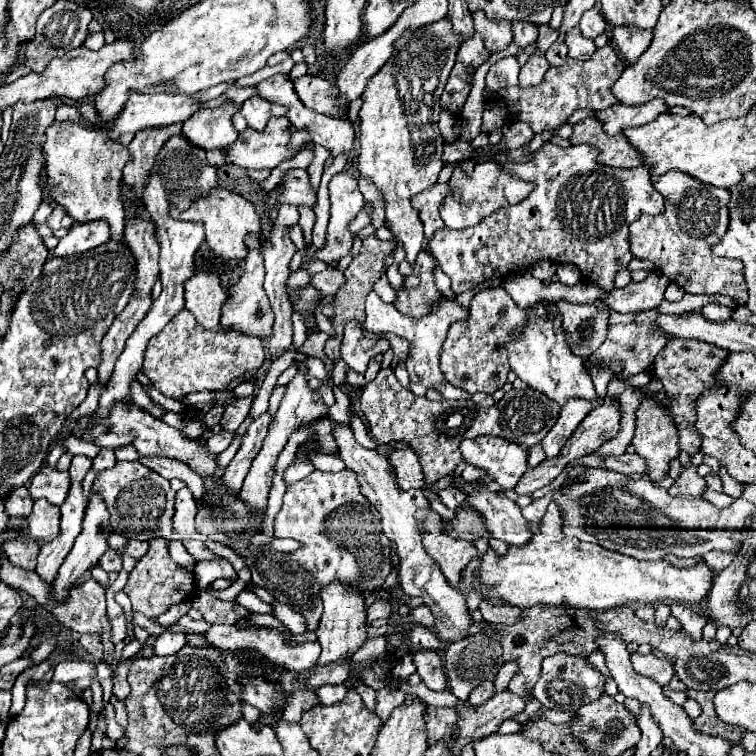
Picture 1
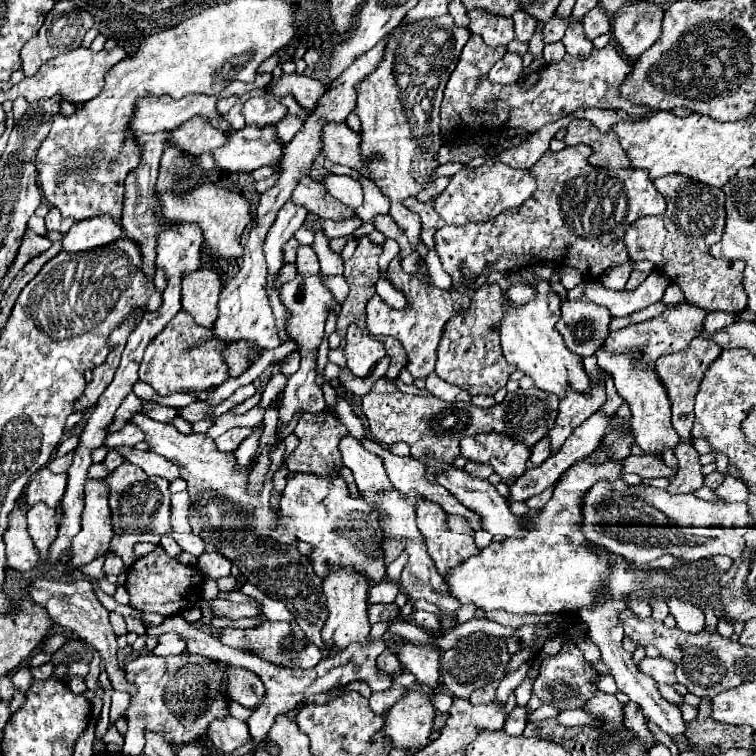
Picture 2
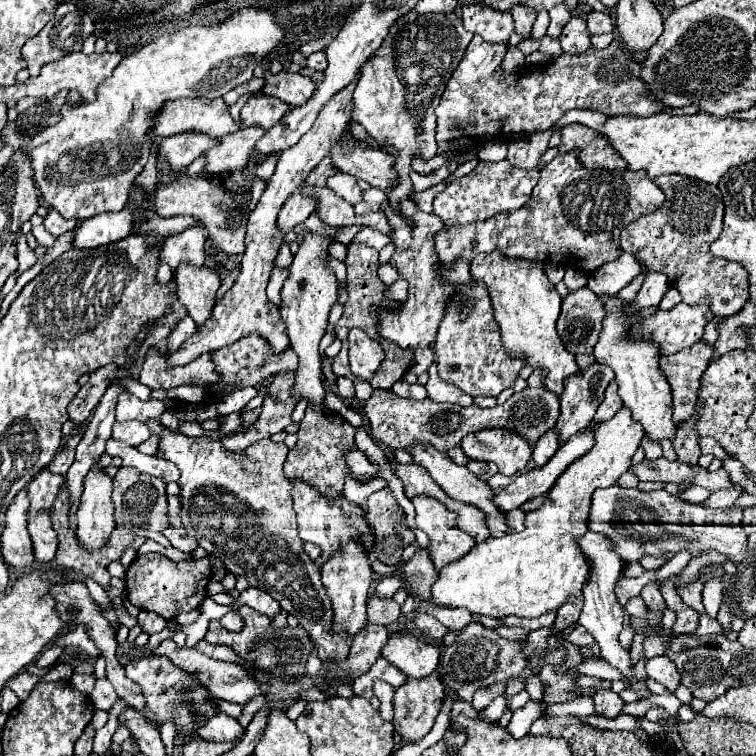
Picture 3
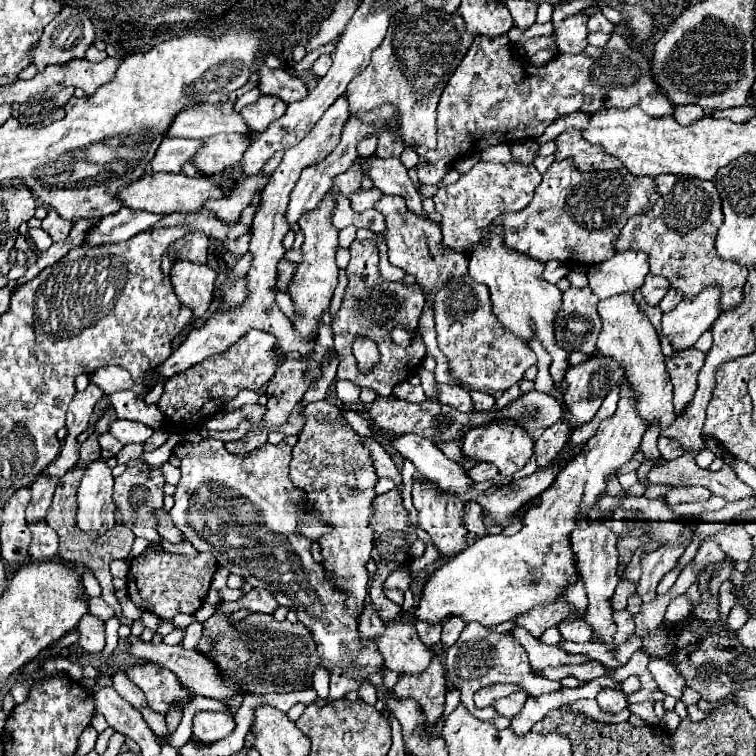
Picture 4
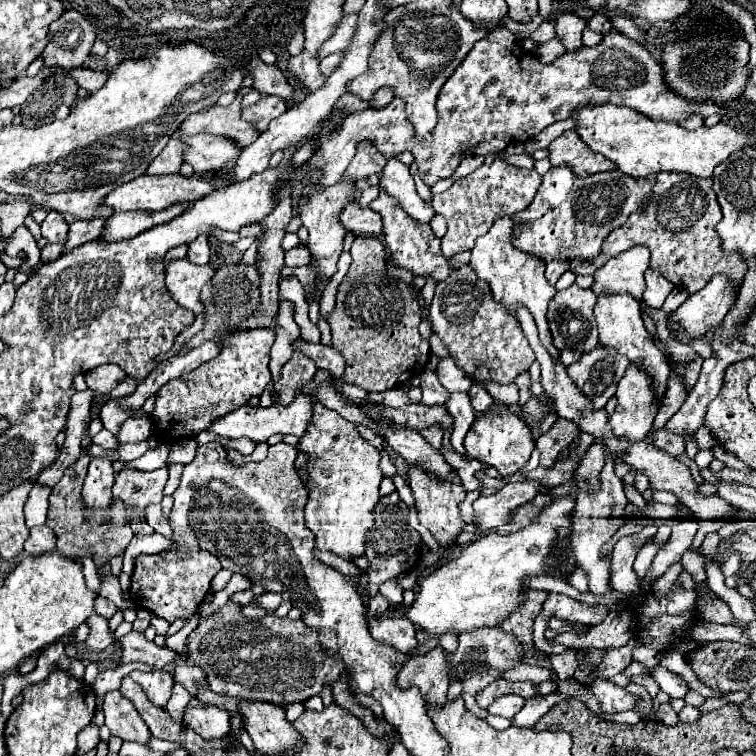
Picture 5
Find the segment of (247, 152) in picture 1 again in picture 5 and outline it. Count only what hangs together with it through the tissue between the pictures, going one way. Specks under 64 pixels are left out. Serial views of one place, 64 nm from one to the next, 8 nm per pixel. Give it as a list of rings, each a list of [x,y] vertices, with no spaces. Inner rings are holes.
[[[198,134],[198,136],[182,136],[182,142],[188,144],[184,152],[184,162],[188,162],[194,172],[212,172],[224,168],[228,162],[236,162],[242,150],[232,144],[232,140],[224,140],[222,136]]]

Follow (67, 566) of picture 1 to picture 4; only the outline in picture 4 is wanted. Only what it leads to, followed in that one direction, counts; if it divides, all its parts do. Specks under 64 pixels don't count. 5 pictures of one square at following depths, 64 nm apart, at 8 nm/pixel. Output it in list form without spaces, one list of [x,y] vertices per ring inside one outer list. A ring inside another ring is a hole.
[[[96,460],[84,472],[78,488],[78,514],[76,526],[82,532],[94,532],[96,536],[108,532],[114,522],[114,500],[112,500],[112,472],[104,460]]]

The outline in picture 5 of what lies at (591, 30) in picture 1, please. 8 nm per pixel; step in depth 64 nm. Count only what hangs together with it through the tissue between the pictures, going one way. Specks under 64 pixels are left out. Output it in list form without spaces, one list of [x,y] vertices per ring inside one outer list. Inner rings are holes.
[[[594,14],[590,20],[588,20],[588,28],[590,30],[596,30],[596,32],[602,32],[602,34],[608,34],[612,30],[612,24],[608,20],[606,14]]]

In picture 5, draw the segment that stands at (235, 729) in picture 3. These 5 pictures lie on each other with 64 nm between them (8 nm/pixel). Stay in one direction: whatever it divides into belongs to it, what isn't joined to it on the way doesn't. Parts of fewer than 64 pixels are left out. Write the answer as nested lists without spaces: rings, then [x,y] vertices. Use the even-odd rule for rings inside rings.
[[[216,706],[188,708],[184,712],[184,722],[188,724],[188,728],[192,728],[196,734],[204,736],[206,740],[224,738],[226,734],[232,732],[230,714],[226,710],[216,708]]]

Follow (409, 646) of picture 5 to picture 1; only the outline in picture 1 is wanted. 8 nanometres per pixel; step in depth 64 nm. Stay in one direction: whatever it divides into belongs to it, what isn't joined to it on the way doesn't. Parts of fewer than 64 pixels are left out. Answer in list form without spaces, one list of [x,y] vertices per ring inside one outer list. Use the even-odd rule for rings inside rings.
[[[418,650],[414,652],[416,672],[422,676],[422,682],[436,692],[446,690],[446,676],[442,668],[442,660],[434,650]]]

